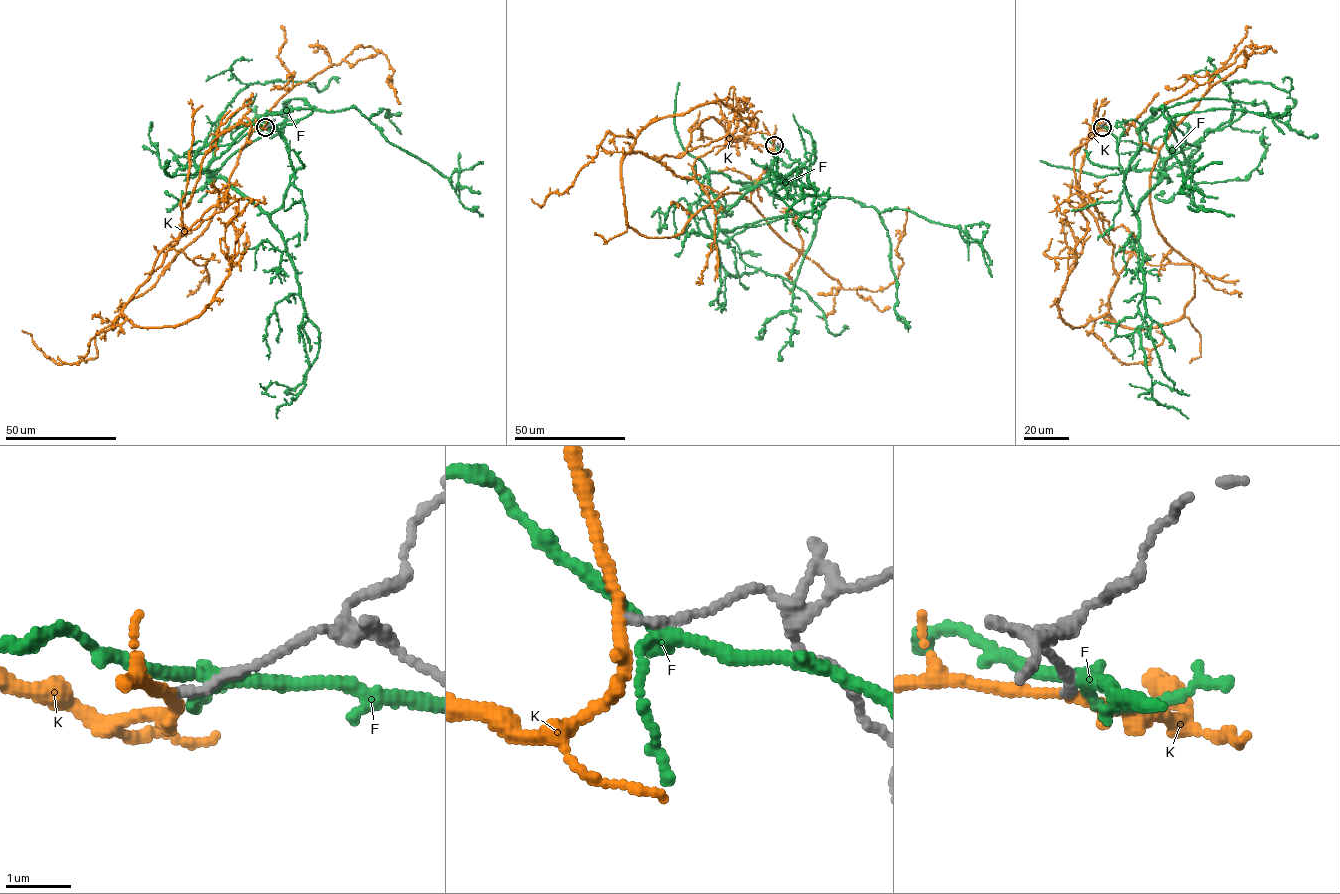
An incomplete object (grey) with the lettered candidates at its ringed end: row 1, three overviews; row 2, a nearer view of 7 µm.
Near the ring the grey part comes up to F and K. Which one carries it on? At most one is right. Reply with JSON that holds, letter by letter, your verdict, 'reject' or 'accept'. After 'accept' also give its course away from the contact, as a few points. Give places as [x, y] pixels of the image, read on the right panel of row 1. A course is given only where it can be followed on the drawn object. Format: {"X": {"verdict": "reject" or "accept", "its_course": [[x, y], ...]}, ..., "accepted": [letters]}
{"F": {"verdict": "reject"}, "K": {"verdict": "reject"}, "accepted": []}

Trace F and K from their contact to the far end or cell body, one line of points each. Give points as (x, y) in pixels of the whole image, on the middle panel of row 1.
F: (775, 145), (803, 165), (720, 204), (709, 173), (823, 207), (719, 231), (723, 308)
K: (774, 145), (711, 116), (679, 157), (628, 151), (626, 223), (675, 236), (738, 192), (876, 291), (907, 207)

